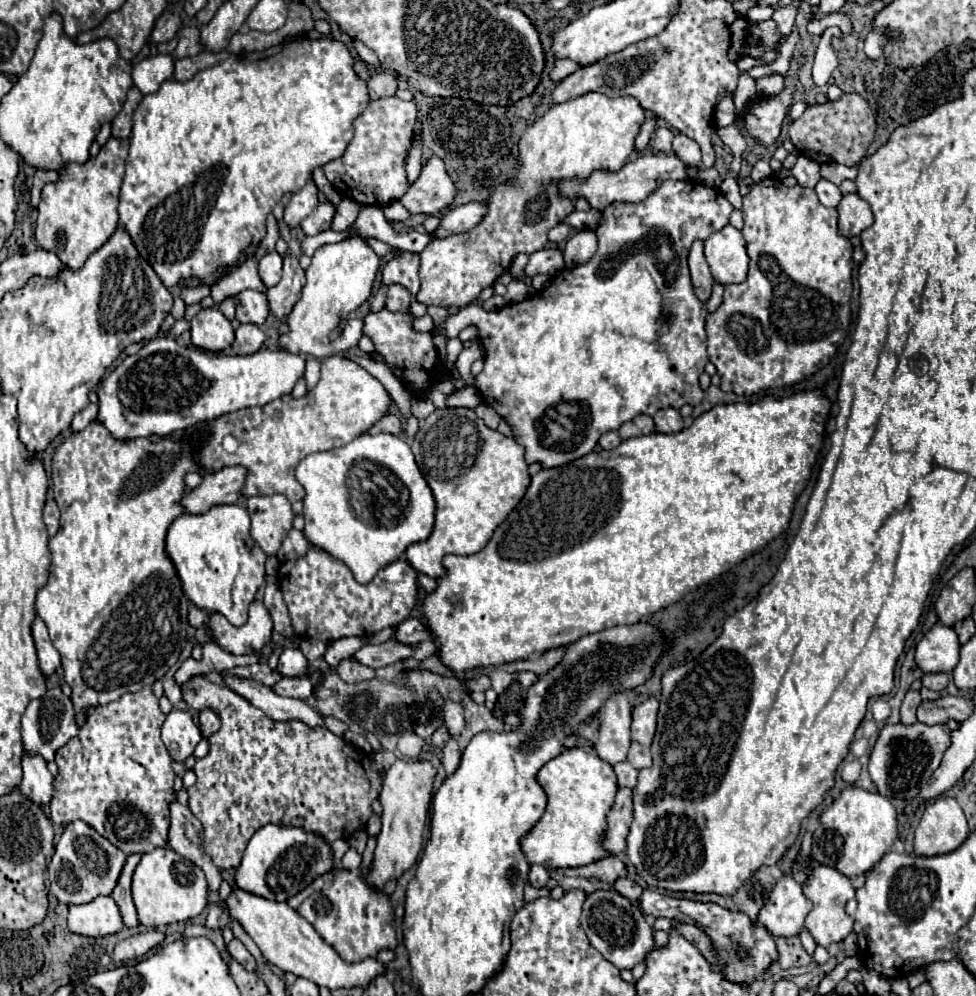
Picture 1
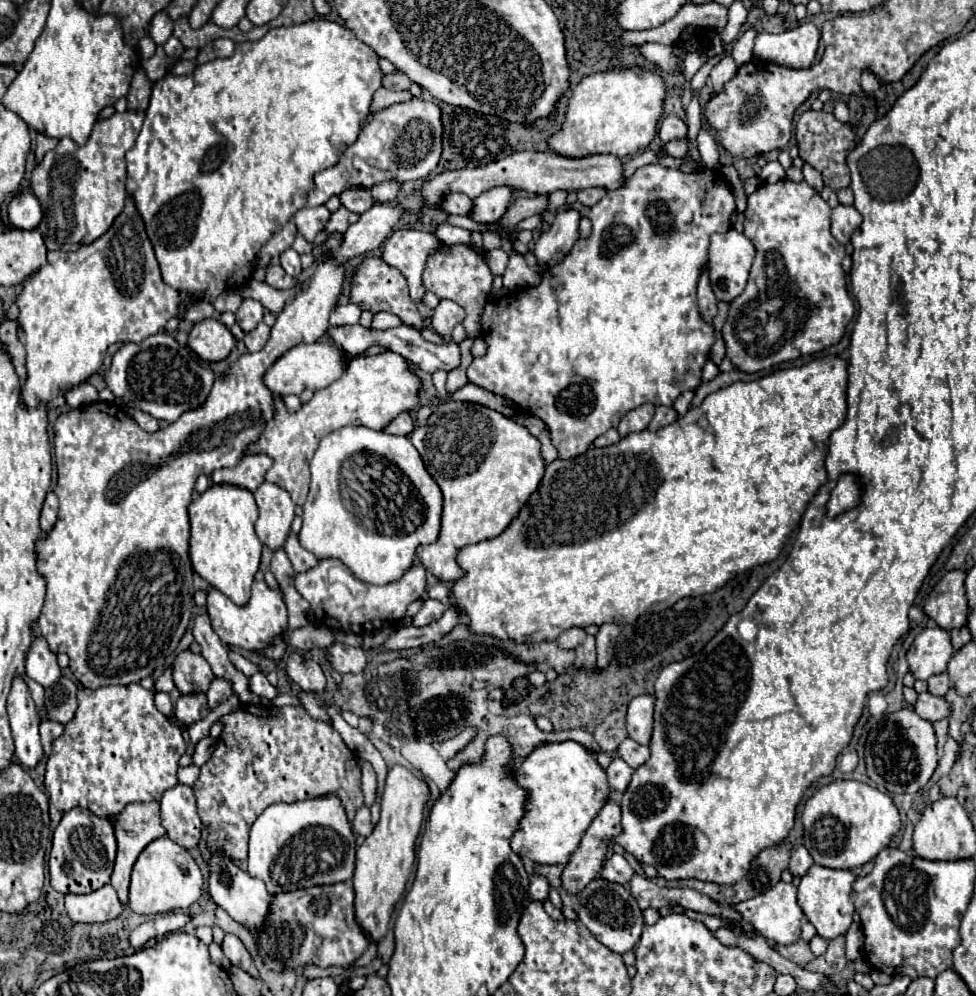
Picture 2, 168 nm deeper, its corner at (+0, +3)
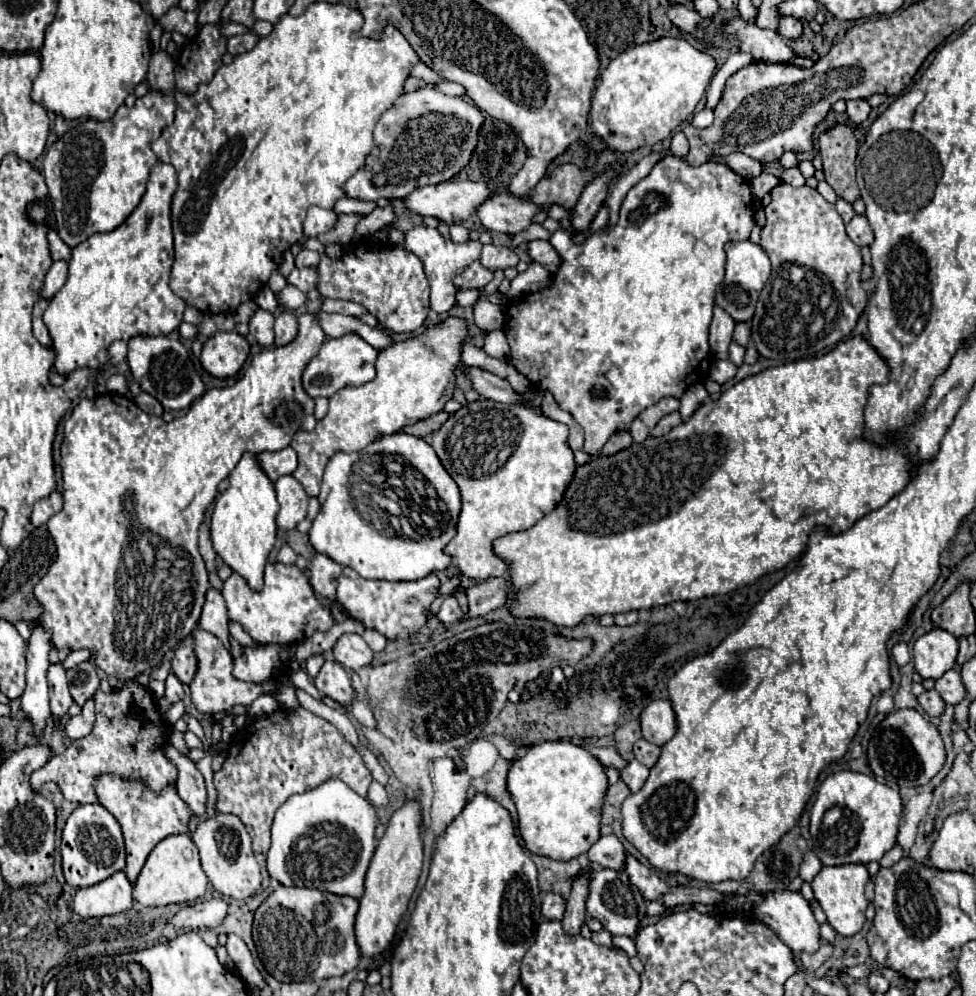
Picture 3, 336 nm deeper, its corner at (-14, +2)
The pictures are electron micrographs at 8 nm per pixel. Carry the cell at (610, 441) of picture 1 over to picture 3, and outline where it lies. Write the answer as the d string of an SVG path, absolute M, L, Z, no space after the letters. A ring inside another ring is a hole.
M616 432L614 436L610 436L610 440L606 442L606 446L602 448L602 454L606 454L606 456L616 454L616 452L628 448L632 442L634 442L634 440L632 440L630 432Z

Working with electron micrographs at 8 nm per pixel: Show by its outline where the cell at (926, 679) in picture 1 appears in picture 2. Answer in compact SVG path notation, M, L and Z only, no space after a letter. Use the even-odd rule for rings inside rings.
M938 673L938 675L928 679L928 691L936 697L944 697L948 693L948 687L950 687L948 673Z

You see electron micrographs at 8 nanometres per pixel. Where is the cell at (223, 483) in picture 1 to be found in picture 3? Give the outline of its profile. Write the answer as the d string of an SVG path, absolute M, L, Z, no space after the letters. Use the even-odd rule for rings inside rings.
M288 446L280 452L262 452L262 454L258 454L258 464L264 470L264 474L272 482L276 482L280 476L292 474L296 470L298 458L296 458L296 452Z

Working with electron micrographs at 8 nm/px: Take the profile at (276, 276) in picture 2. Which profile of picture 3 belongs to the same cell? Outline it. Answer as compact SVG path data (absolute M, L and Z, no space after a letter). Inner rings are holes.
M356 244L356 250L346 250L340 260L330 260L322 256L318 268L294 268L288 278L288 284L296 286L302 292L308 292L320 286L324 298L342 298L360 302L370 314L374 314L382 328L390 332L414 332L422 326L428 316L428 280L422 268L422 262L404 248L386 246L386 248L368 248L368 244Z

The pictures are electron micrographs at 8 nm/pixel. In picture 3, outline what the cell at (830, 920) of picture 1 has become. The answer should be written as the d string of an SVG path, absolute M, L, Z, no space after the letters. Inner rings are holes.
M848 864L848 866L838 866L838 868L828 868L824 866L816 878L812 880L812 890L814 890L814 898L818 900L820 908L824 910L828 924L842 936L854 936L854 932L860 932L866 918L866 906L868 900L864 896L864 888L868 884L870 876L864 864Z

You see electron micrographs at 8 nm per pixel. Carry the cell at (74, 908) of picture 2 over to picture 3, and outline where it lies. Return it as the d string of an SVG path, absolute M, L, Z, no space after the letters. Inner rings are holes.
M116 872L100 884L80 888L74 896L72 908L82 918L102 918L126 912L132 908L132 884L124 872Z

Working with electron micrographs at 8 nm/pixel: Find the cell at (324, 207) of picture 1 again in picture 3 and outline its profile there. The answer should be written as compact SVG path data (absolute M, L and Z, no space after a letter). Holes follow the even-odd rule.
M318 206L308 208L308 216L304 222L304 234L306 236L318 236L328 230L332 230L338 222L338 214L334 210L324 210Z

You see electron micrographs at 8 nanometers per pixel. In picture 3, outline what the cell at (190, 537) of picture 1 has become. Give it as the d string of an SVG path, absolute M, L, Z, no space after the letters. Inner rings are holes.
M254 454L242 456L234 472L230 472L228 480L230 486L218 494L214 502L214 512L210 518L210 540L222 562L228 564L232 572L240 574L250 590L260 592L264 584L264 566L276 542L278 502L274 484L260 470Z

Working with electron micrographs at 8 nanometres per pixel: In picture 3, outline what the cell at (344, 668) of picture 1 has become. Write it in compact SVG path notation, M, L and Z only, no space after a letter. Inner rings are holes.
M344 634L334 644L334 658L348 670L358 672L372 662L372 650L358 634Z

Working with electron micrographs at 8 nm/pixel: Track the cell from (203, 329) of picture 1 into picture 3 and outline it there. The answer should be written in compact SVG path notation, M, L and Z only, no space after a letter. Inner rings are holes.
M216 332L206 340L200 362L216 378L234 376L246 362L250 346L238 332Z

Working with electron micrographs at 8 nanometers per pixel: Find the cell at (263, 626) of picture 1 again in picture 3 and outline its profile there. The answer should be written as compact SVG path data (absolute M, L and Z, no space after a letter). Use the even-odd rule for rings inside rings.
M280 562L266 566L266 580L262 592L252 592L246 582L232 574L222 588L222 596L228 606L228 618L242 624L258 644L298 644L310 638L318 630L328 630L334 624L334 618L318 602L308 574L298 570L298 566L284 566Z

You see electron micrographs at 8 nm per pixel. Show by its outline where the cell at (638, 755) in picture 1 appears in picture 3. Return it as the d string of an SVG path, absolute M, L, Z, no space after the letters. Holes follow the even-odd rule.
M640 738L640 740L634 744L634 754L636 754L636 758L638 758L644 766L652 768L652 766L658 762L660 748L658 748L656 744L650 744L650 742L646 742L644 738Z

